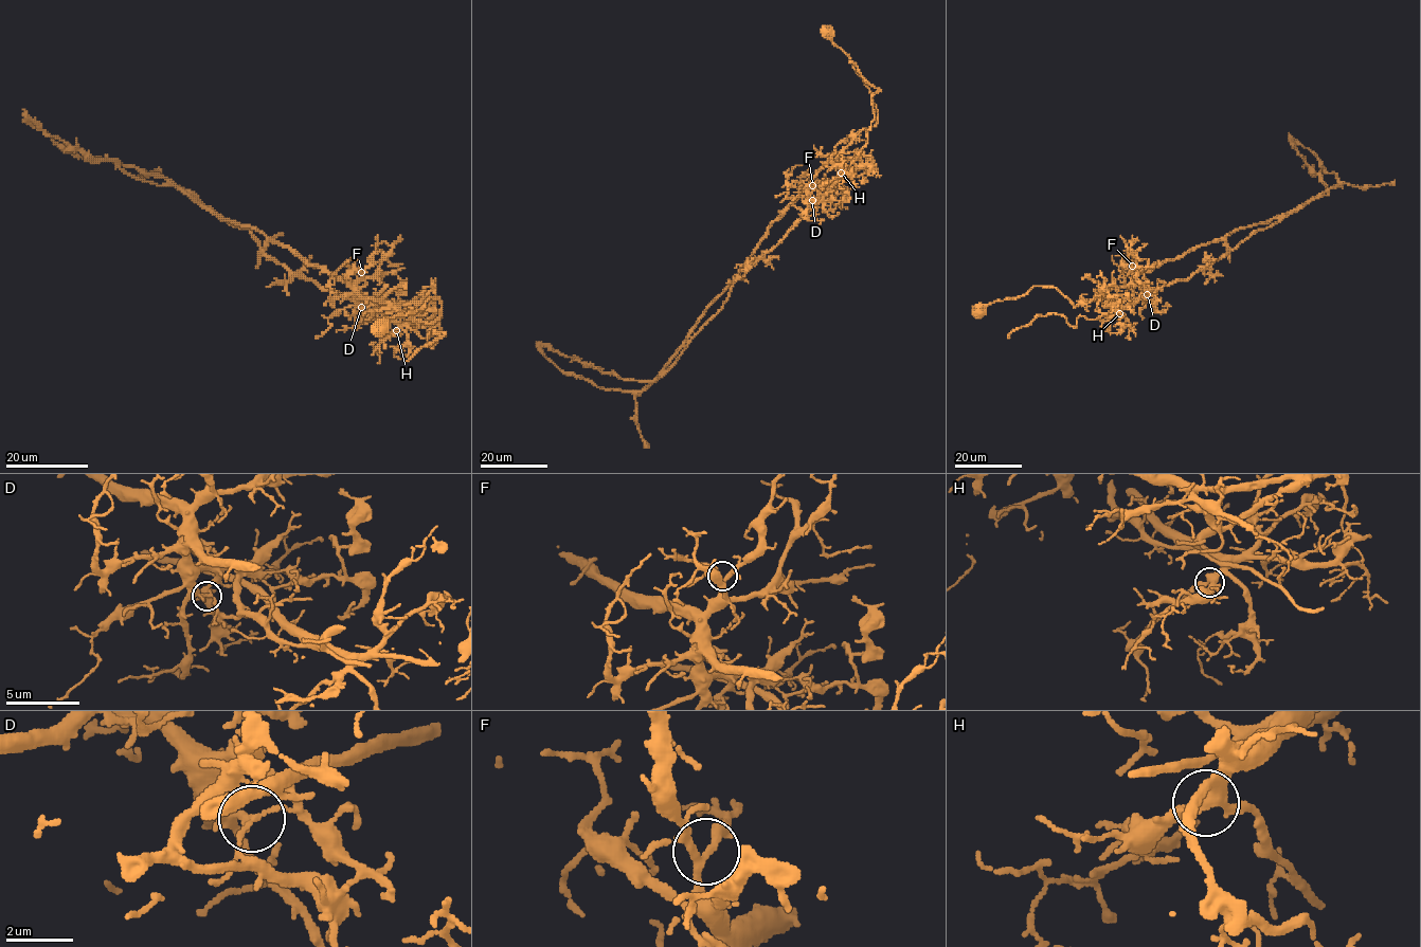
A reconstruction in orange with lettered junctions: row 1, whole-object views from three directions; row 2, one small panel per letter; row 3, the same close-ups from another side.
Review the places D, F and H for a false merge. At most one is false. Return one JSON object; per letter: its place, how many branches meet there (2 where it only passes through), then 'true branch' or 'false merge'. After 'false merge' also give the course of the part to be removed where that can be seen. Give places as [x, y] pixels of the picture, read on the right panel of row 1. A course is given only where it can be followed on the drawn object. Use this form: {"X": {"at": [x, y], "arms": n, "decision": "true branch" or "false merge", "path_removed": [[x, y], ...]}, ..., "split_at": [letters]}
{"D": {"at": [1147, 294], "arms": 3, "decision": "false merge", "path_removed": [[1147, 294], [1185, 280], [1256, 231], [1329, 195], [1288, 133]]}, "F": {"at": [1132, 266], "arms": 3, "decision": "true branch"}, "H": {"at": [1119, 313], "arms": 3, "decision": "true branch"}, "split_at": ["D"]}

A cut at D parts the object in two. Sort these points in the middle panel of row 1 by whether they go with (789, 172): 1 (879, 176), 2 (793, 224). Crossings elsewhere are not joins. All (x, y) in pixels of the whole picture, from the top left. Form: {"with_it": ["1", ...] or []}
{"with_it": []}

